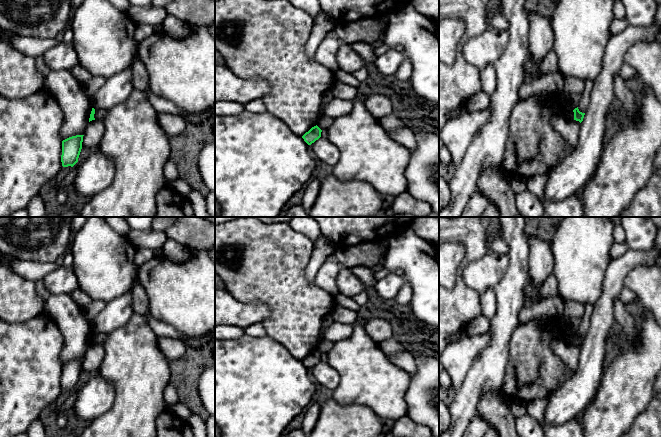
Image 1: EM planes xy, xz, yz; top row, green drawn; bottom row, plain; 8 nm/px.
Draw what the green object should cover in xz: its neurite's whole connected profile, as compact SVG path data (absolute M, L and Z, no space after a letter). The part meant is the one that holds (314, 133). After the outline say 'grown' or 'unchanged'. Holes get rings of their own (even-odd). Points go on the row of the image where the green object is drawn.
M316 125L306 132L302 138L308 145L311 145L321 137L321 132L322 130Z | unchanged

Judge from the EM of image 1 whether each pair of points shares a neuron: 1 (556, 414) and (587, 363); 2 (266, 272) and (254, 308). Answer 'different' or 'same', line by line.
1: same
2: different

